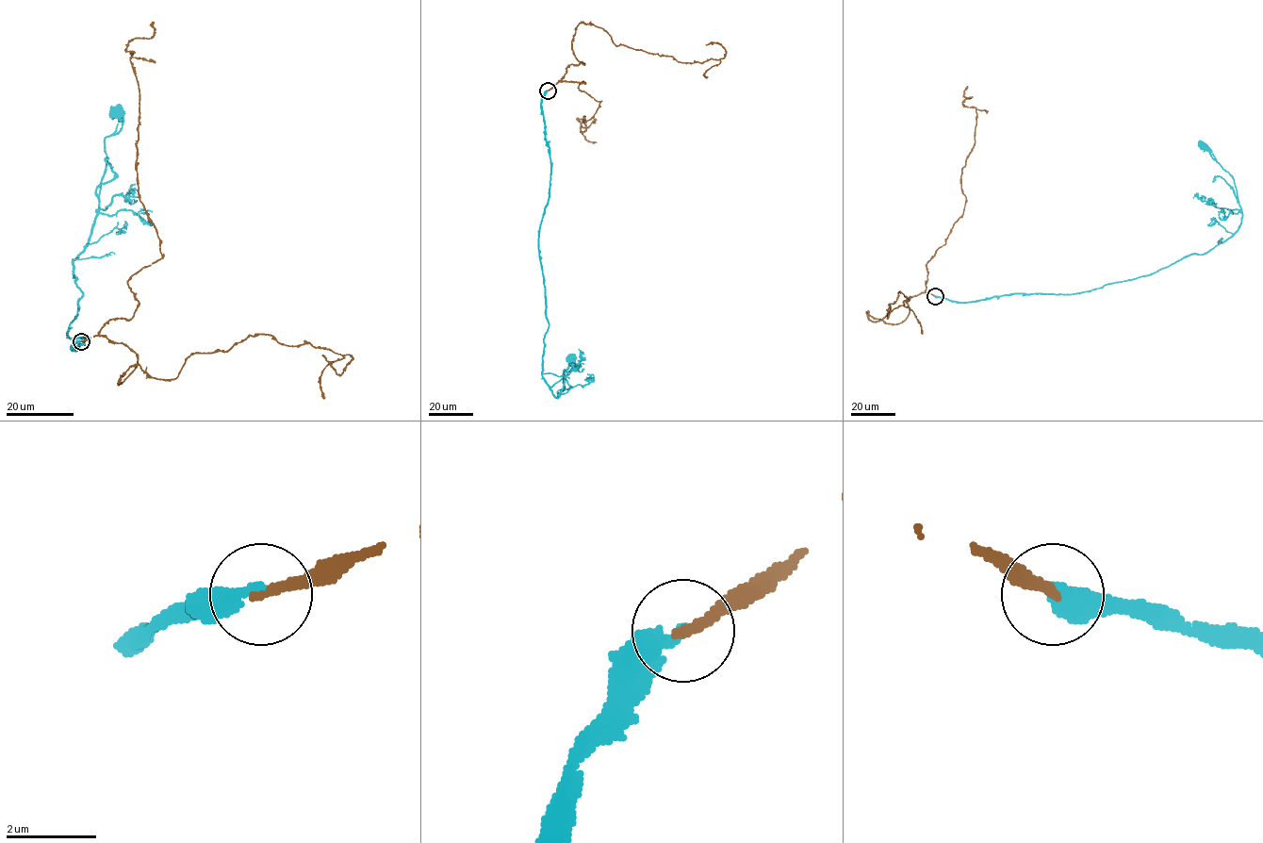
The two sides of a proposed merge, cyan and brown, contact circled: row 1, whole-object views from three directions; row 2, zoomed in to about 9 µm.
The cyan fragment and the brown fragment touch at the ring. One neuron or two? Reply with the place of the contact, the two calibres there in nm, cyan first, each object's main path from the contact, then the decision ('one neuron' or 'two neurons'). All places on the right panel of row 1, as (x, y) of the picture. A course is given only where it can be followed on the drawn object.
at (935, 296); 320 nm thick on the cyan side, 240 nm on the other; cyan runs (935, 296), (966, 302), (1083, 292), (1206, 253), (1238, 229), (1241, 210), (1233, 177), (1202, 147); brown runs (935, 296), (909, 297), (897, 323), (868, 318), (879, 321), (900, 291), (907, 299), (888, 318), (890, 305); two neurons

